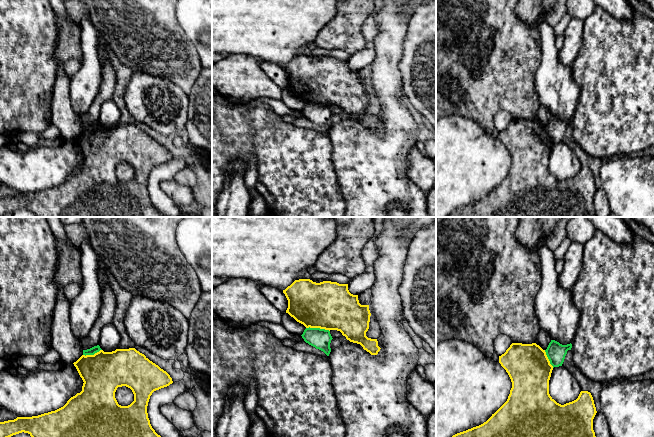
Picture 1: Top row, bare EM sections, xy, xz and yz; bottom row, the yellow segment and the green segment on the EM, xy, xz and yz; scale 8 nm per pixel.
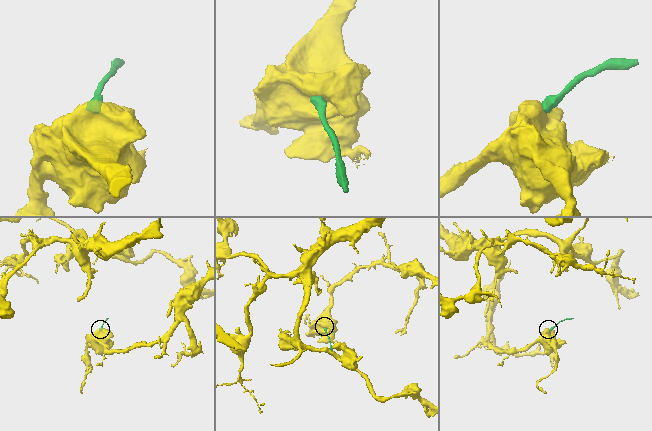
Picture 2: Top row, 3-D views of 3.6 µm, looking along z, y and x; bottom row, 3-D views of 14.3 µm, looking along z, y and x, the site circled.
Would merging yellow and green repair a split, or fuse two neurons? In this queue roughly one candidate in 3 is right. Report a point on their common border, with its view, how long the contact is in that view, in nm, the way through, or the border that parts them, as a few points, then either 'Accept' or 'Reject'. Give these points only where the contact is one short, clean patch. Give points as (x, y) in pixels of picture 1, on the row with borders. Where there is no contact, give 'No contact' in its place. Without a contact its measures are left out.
Touches yellow at xz (318, 327). Shared border 190 nm. Accept

